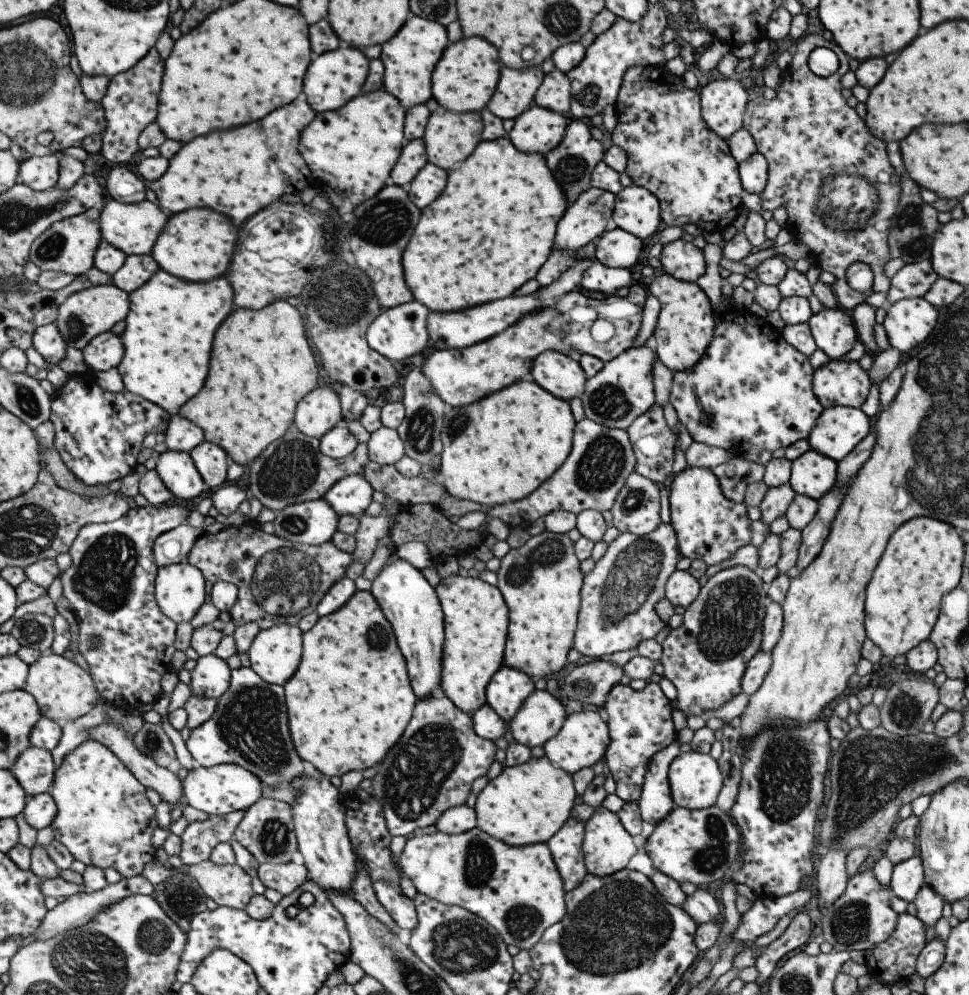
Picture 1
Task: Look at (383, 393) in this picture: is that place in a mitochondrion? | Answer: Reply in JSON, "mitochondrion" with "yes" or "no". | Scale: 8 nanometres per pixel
{"mitochondrion":"no"}

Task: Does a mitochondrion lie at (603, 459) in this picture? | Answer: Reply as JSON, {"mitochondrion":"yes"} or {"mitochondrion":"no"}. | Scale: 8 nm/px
{"mitochondrion":"yes"}

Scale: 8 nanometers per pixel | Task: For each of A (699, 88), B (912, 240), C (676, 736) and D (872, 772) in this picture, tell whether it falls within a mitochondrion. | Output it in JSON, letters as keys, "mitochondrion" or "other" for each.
{"A":"other","B":"mitochondrion","C":"other","D":"mitochondrion"}

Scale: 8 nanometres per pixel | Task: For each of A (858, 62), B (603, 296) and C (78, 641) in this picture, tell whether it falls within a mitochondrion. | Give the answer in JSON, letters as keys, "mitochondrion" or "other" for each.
{"A":"other","B":"other","C":"other"}

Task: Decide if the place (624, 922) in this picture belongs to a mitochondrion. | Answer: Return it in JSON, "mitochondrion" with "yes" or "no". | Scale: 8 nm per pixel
{"mitochondrion":"yes"}

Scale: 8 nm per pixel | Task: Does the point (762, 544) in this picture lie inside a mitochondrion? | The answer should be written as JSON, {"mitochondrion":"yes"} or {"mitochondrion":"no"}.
{"mitochondrion":"no"}

